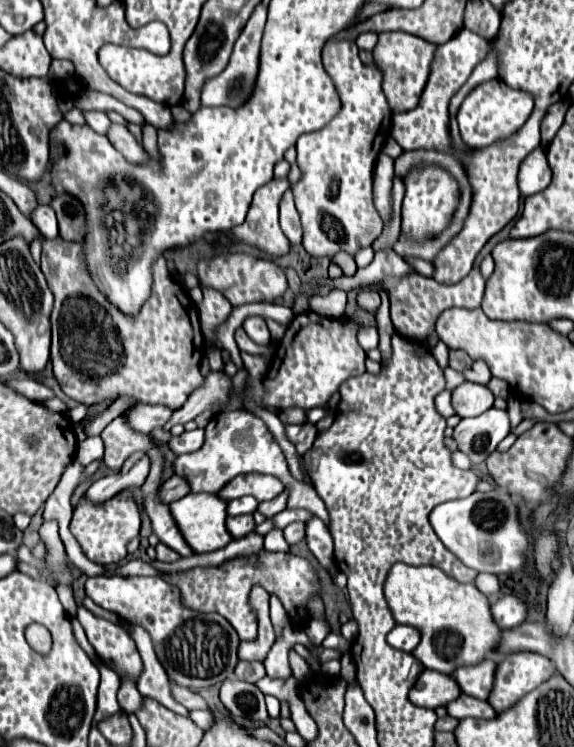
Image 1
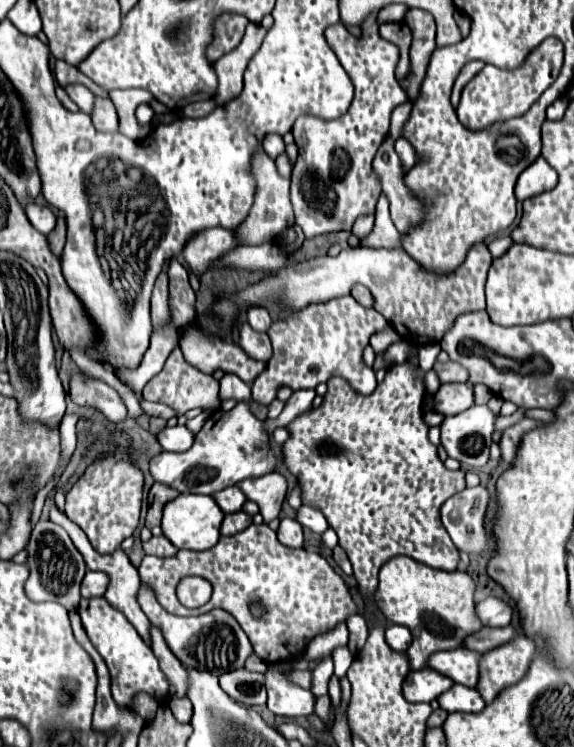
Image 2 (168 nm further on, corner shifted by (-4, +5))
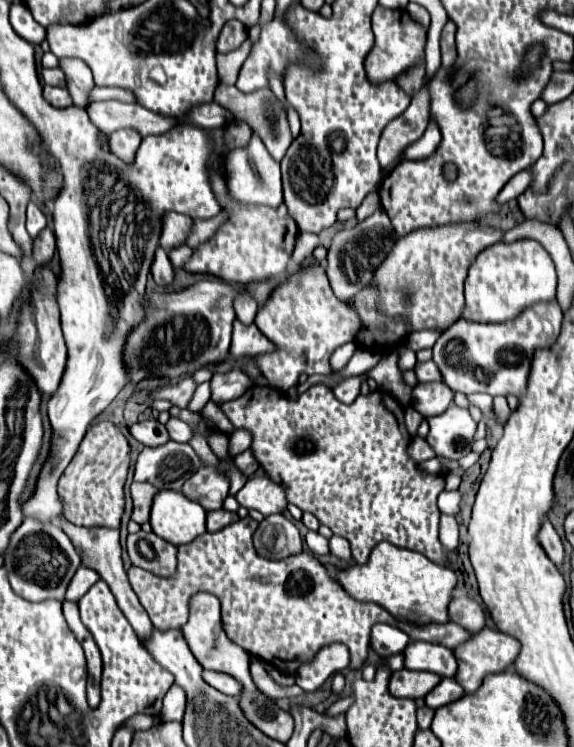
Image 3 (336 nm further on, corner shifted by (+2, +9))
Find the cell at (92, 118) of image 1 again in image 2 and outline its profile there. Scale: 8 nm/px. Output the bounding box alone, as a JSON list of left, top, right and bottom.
[64,83,94,113]

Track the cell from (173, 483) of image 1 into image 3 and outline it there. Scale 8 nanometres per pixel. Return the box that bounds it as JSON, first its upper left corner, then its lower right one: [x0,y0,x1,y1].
[130,483,158,525]

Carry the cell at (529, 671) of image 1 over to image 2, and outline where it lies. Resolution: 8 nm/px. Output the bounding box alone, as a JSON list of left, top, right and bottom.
[476,633,536,703]

